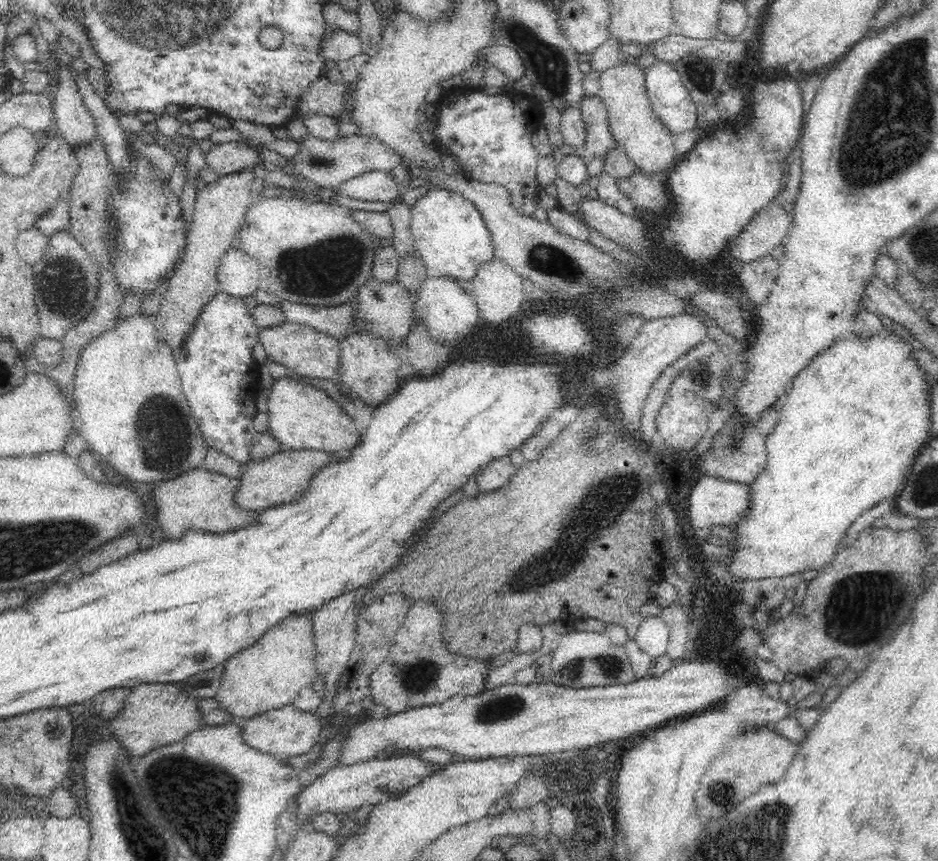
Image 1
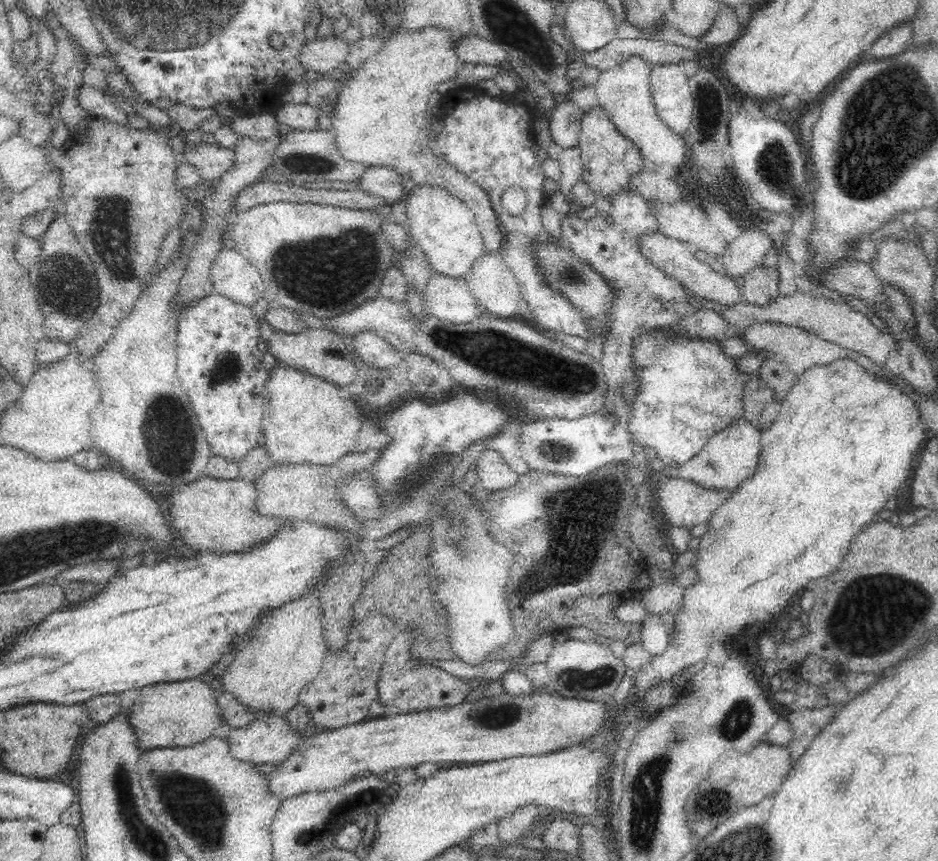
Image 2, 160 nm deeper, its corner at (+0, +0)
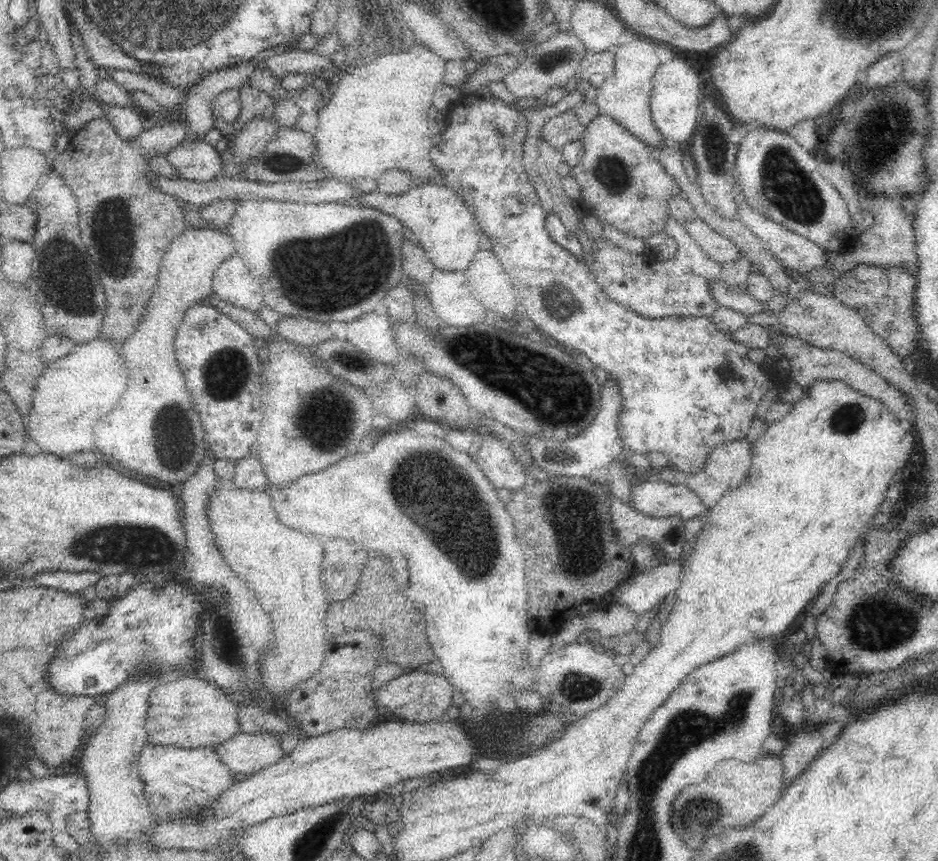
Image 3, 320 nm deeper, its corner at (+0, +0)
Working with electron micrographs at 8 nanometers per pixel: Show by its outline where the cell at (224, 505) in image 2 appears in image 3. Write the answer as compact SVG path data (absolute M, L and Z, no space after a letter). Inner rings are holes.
M222 483L216 492L209 498L208 521L210 530L215 535L217 546L220 546L222 558L226 558L226 564L246 580L250 588L256 590L258 602L265 612L272 618L271 626L275 635L275 641L271 648L266 650L259 672L262 676L259 682L263 688L269 690L270 695L280 695L280 700L285 701L284 694L290 694L293 688L304 680L308 680L324 660L324 648L328 637L326 631L326 602L316 600L316 590L322 588L320 584L320 564L324 558L324 550L316 536L302 534L298 530L292 530L288 526L282 526L274 514L271 496L265 490L248 492L234 488L228 483Z

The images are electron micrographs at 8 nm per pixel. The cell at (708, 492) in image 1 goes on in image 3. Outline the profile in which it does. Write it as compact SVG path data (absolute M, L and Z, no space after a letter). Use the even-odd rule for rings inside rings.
M642 479L631 488L627 504L642 516L651 518L678 516L688 521L709 512L698 496L686 486L675 486L657 479Z

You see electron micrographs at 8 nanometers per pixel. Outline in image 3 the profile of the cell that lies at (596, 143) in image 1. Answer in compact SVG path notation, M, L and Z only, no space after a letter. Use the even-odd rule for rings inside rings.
M600 115L594 122L590 122L583 133L583 141L585 146L584 158L582 158L576 166L571 167L568 176L574 178L579 184L579 187L581 188L579 198L583 200L582 204L586 205L587 208L592 208L592 212L600 222L602 228L605 225L612 225L616 230L619 230L626 236L642 238L643 240L647 240L654 234L664 233L666 222L671 216L669 213L668 201L674 197L682 197L682 199L684 199L685 196L683 190L679 187L679 184L671 177L671 174L668 174L666 169L663 168L662 162L660 162L658 158L654 158L654 153L650 146L646 146L646 143L640 142L640 140L638 140L629 130L626 130L620 123L616 123L607 115Z

